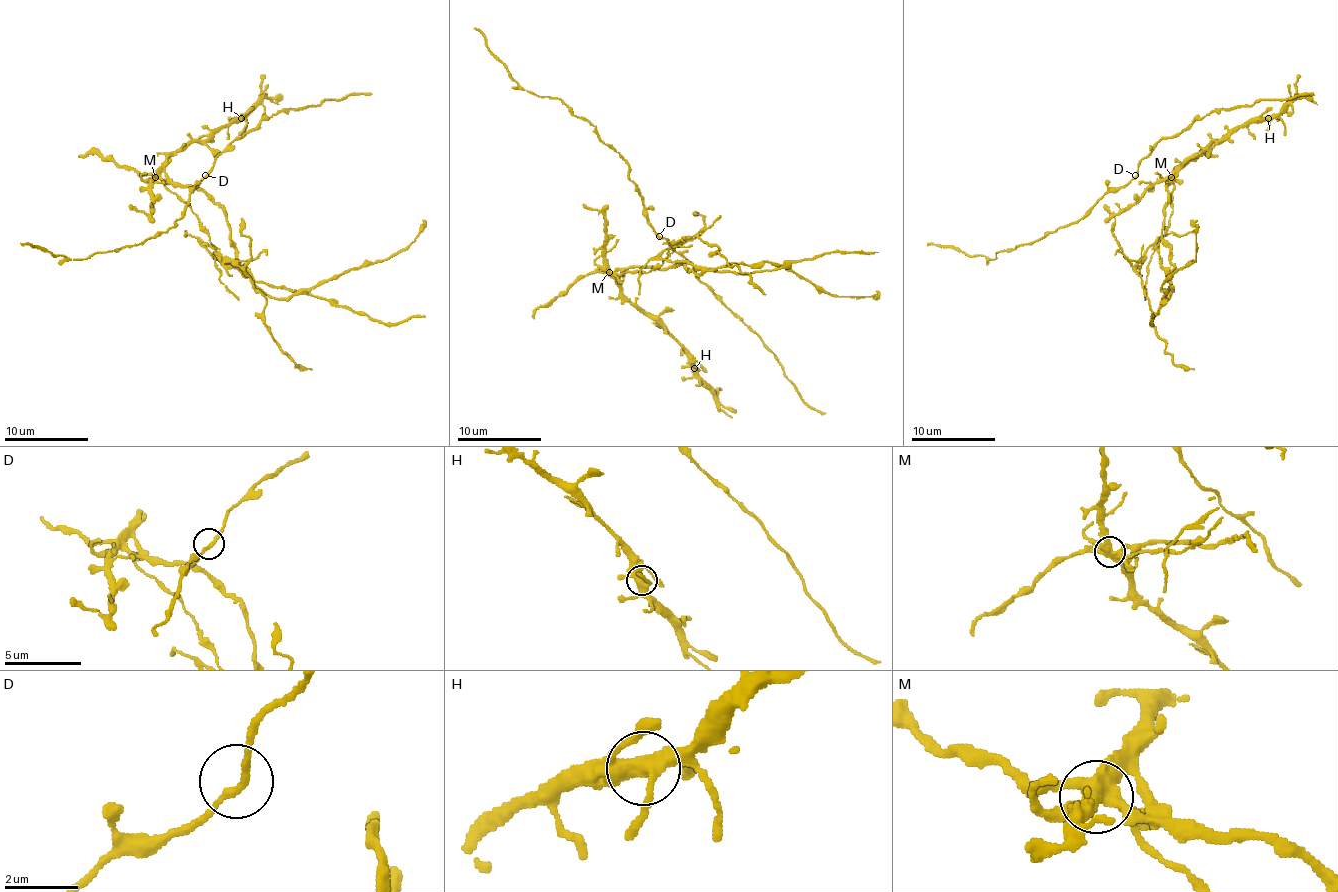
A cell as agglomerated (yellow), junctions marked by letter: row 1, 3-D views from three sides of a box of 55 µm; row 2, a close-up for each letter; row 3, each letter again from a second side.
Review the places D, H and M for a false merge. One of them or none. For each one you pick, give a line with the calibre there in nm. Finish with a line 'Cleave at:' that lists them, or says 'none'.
M: 460 nm
Cleave at: M

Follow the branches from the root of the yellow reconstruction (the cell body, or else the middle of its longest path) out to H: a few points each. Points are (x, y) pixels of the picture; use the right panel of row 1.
H: (1165, 186), (1211, 141), (1224, 141), (1247, 123), (1268, 118)

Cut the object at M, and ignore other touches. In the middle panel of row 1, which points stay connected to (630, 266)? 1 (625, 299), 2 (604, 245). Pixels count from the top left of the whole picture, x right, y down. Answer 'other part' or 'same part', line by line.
1: other part
2: other part

